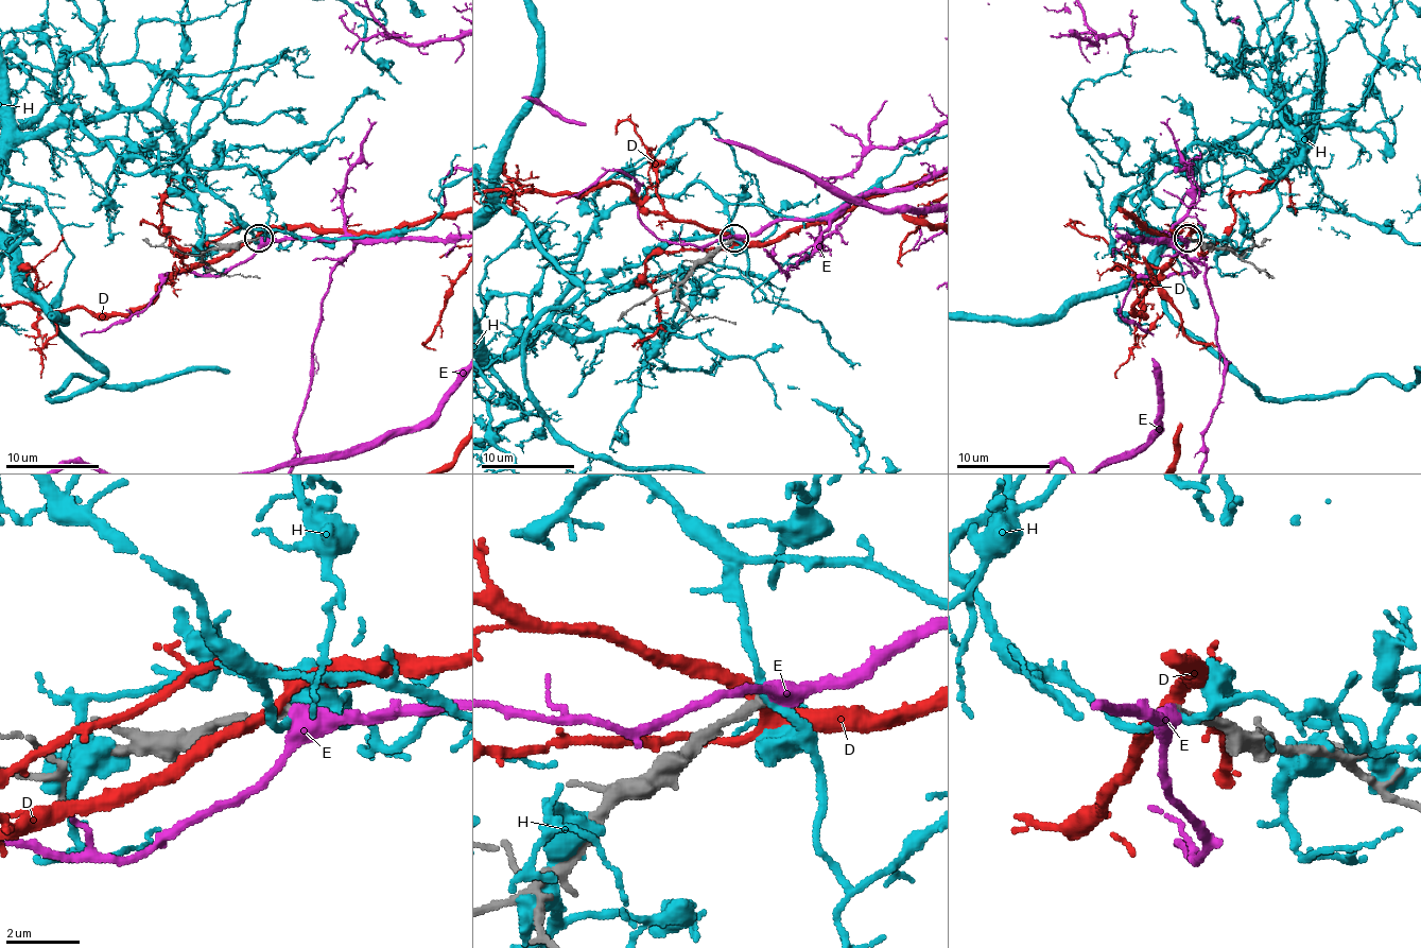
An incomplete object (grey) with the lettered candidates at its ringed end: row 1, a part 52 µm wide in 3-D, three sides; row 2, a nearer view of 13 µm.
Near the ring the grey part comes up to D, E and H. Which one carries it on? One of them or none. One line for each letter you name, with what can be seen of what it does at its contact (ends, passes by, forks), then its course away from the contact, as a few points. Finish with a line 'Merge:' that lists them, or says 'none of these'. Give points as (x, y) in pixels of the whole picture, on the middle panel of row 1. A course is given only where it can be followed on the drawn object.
E: it passes by
Merge: E

